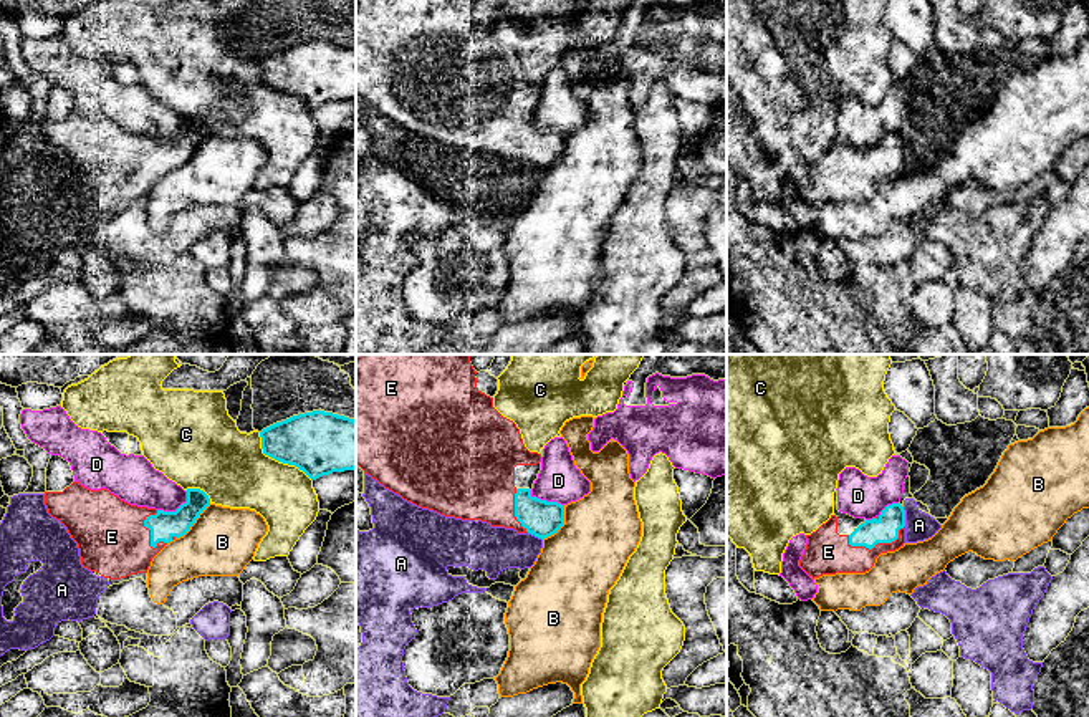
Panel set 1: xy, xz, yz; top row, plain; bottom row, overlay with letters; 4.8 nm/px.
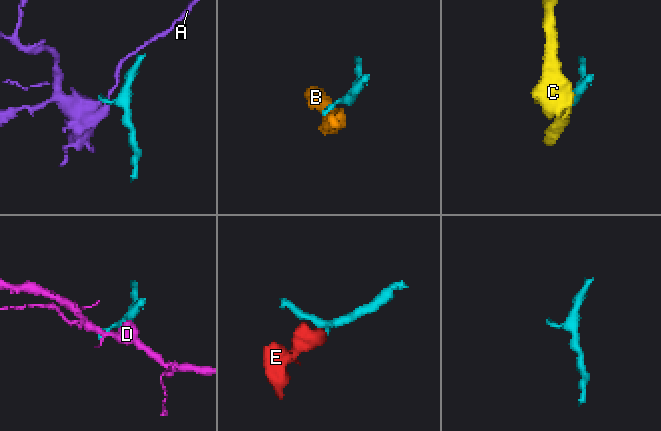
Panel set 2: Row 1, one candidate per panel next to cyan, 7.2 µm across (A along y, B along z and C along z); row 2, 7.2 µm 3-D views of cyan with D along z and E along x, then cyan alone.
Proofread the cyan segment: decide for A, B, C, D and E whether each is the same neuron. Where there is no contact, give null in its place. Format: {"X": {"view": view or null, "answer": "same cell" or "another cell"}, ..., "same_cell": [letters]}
{"A": {"view": "yz", "answer": "another cell"}, "B": {"view": "xy", "answer": "another cell"}, "C": {"view": "xy", "answer": "another cell"}, "D": {"view": "xy", "answer": "another cell"}, "E": {"view": "yz", "answer": "same cell"}, "same_cell": ["E"]}

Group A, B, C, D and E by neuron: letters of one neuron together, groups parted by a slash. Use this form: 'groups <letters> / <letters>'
groups A / B / C / D / E

